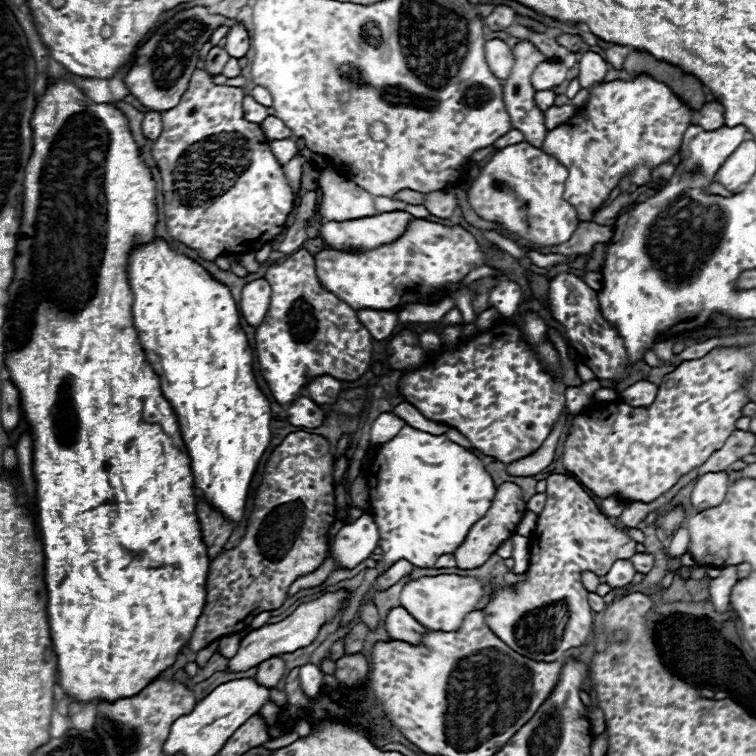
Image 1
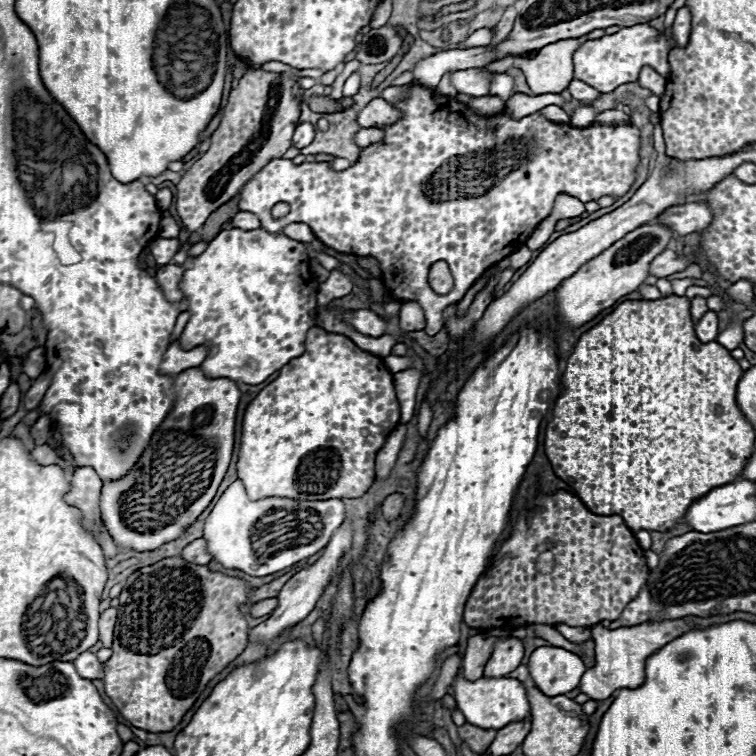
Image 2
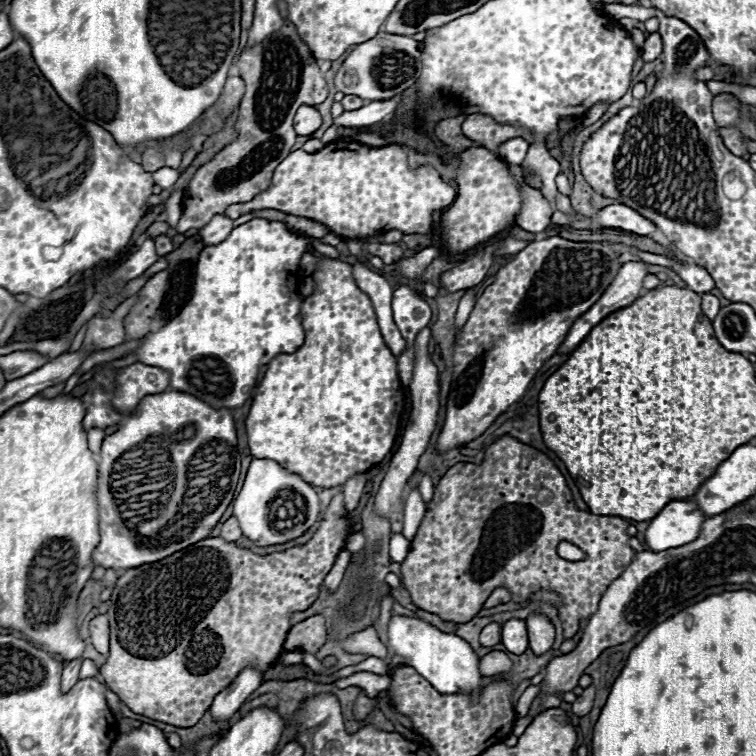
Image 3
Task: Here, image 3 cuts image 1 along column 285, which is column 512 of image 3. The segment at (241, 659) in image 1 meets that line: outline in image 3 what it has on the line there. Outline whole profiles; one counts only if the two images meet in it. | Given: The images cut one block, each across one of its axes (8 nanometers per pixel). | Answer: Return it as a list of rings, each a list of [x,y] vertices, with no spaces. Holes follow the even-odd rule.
[[[508,620],[502,626],[502,644],[512,654],[522,654],[528,648],[528,634],[524,620]]]

